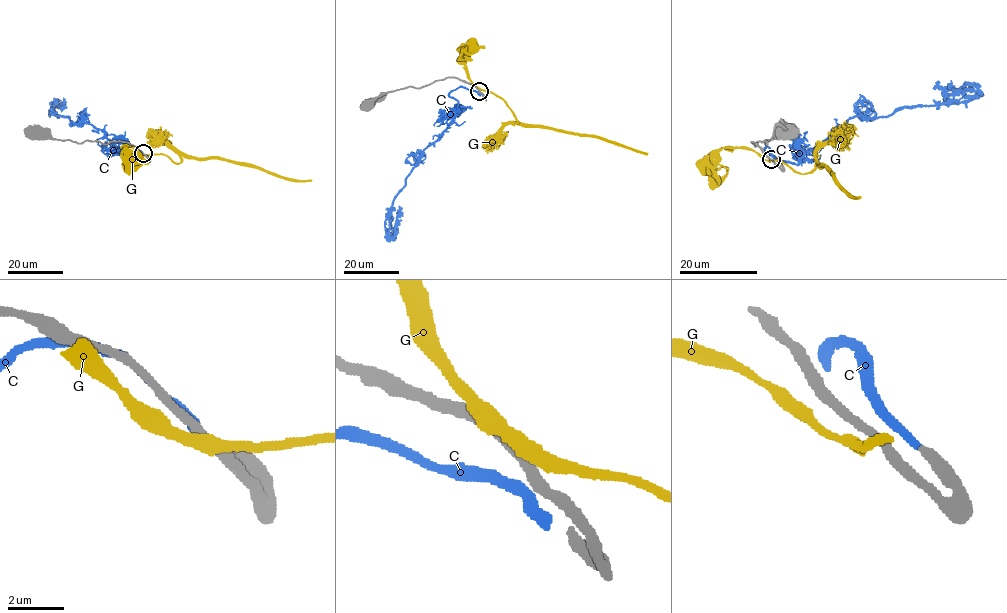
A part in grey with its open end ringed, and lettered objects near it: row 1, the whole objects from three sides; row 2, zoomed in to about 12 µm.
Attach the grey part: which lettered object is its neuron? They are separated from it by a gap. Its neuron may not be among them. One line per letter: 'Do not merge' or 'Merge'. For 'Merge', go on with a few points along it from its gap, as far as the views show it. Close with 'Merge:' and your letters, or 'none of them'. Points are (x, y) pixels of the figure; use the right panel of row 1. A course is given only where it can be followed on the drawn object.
C: Merge. Its course: (773, 158), (766, 147), (778, 160), (799, 163), (855, 117), (888, 117), (977, 92), (945, 93), (933, 87)
G: Do not merge
Merge: C

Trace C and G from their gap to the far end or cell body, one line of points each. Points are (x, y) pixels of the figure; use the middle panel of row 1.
C: (479, 92), (459, 87), (449, 93), (458, 111), (423, 150), (396, 195), (389, 217), (391, 237), (400, 206)
G: (480, 90), (469, 77), (463, 52), (470, 43)

